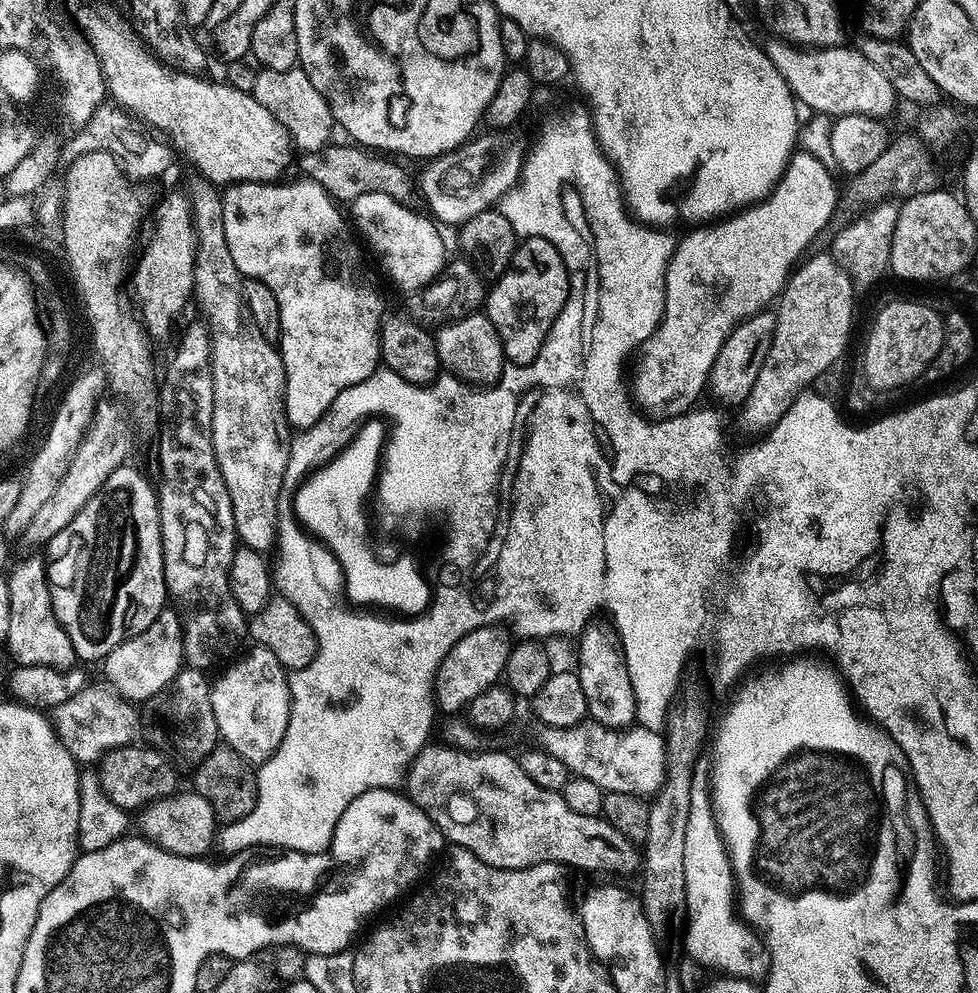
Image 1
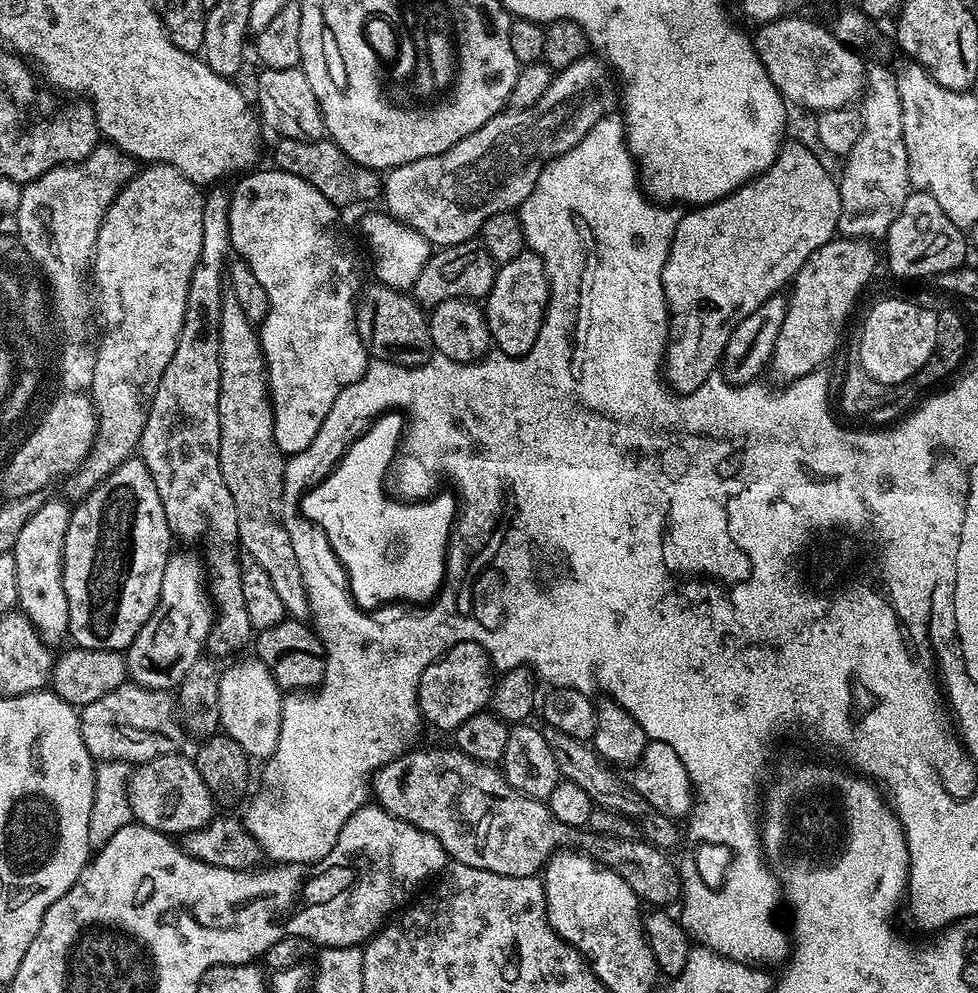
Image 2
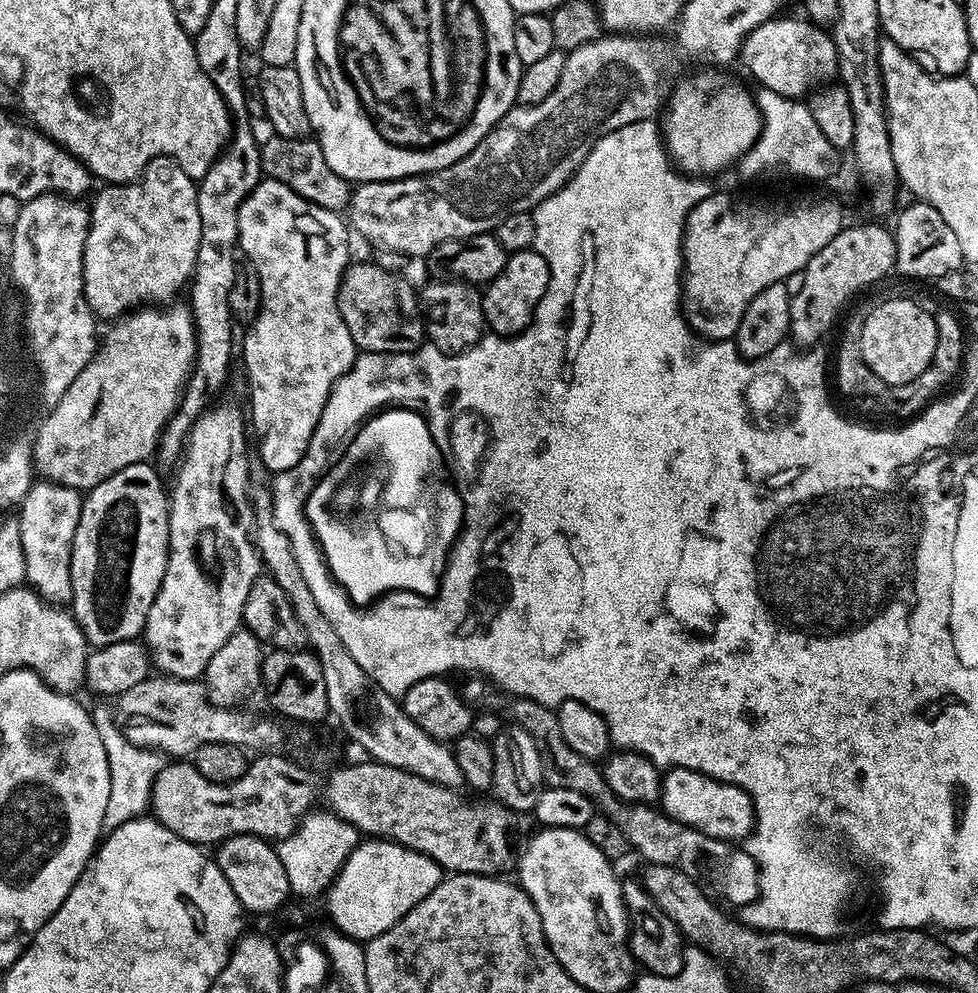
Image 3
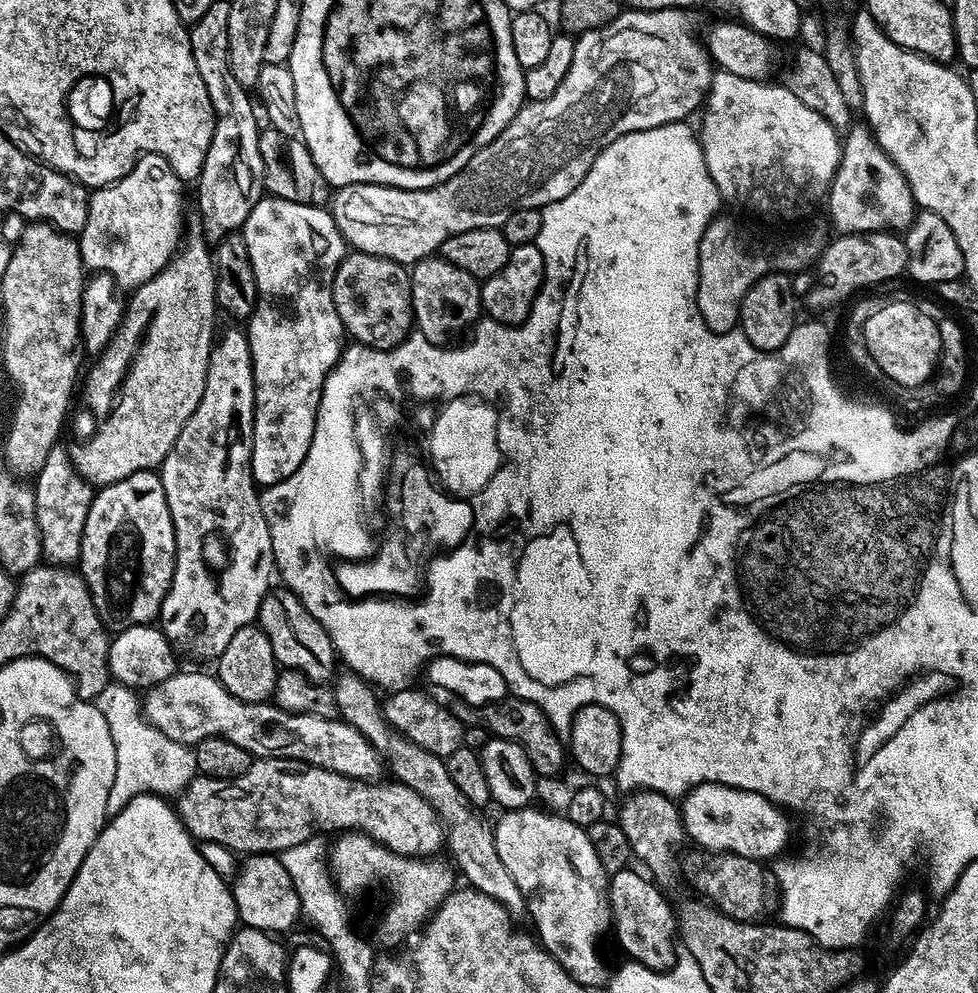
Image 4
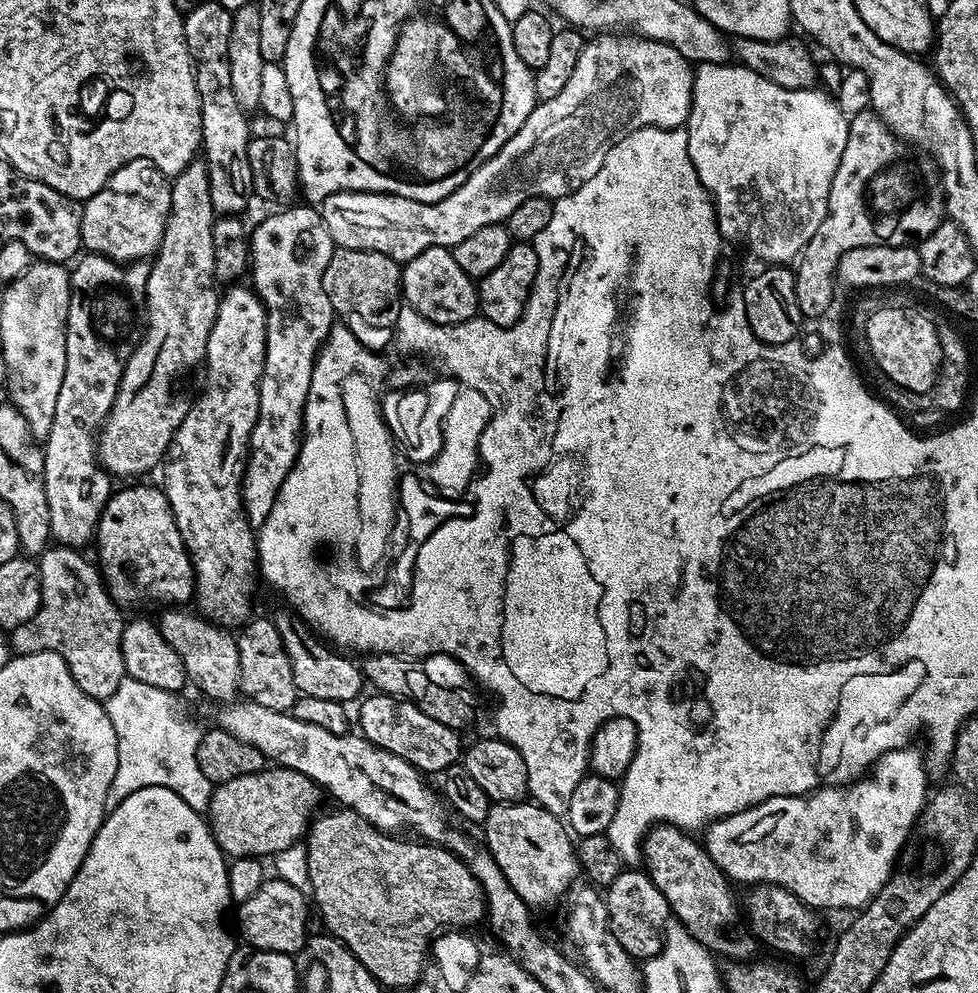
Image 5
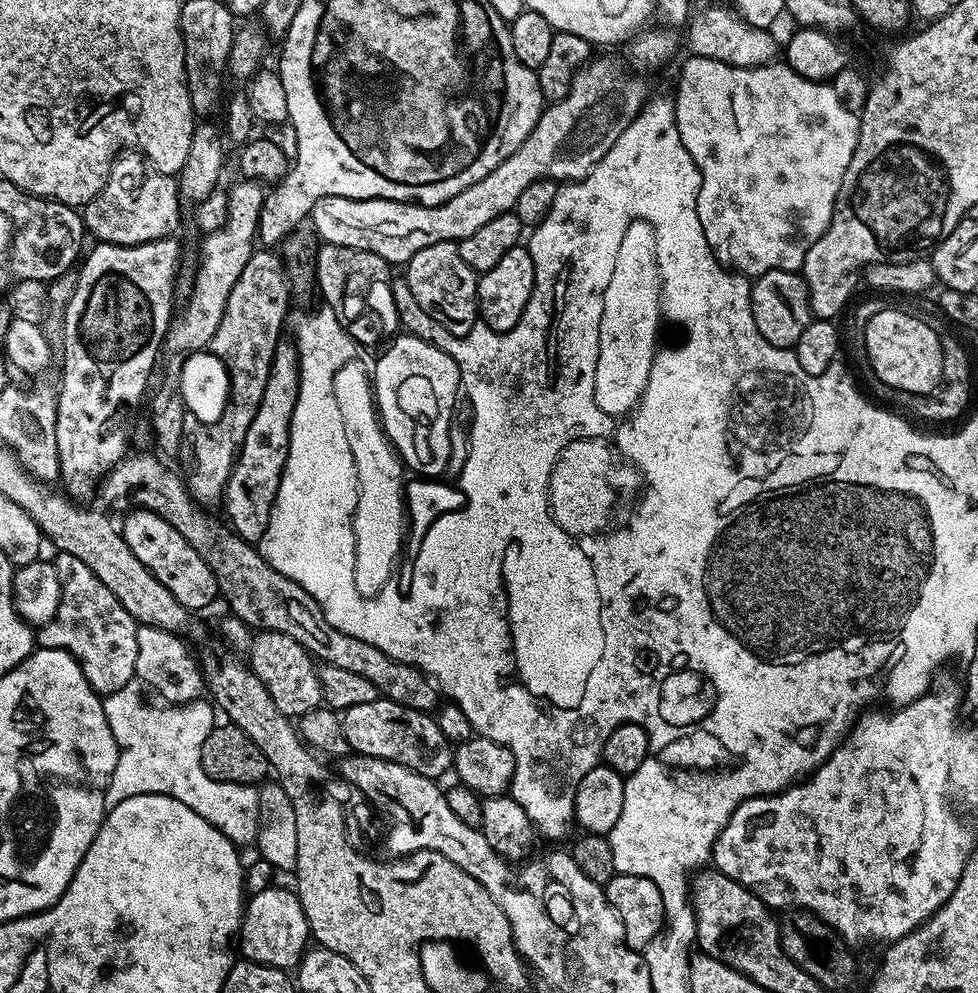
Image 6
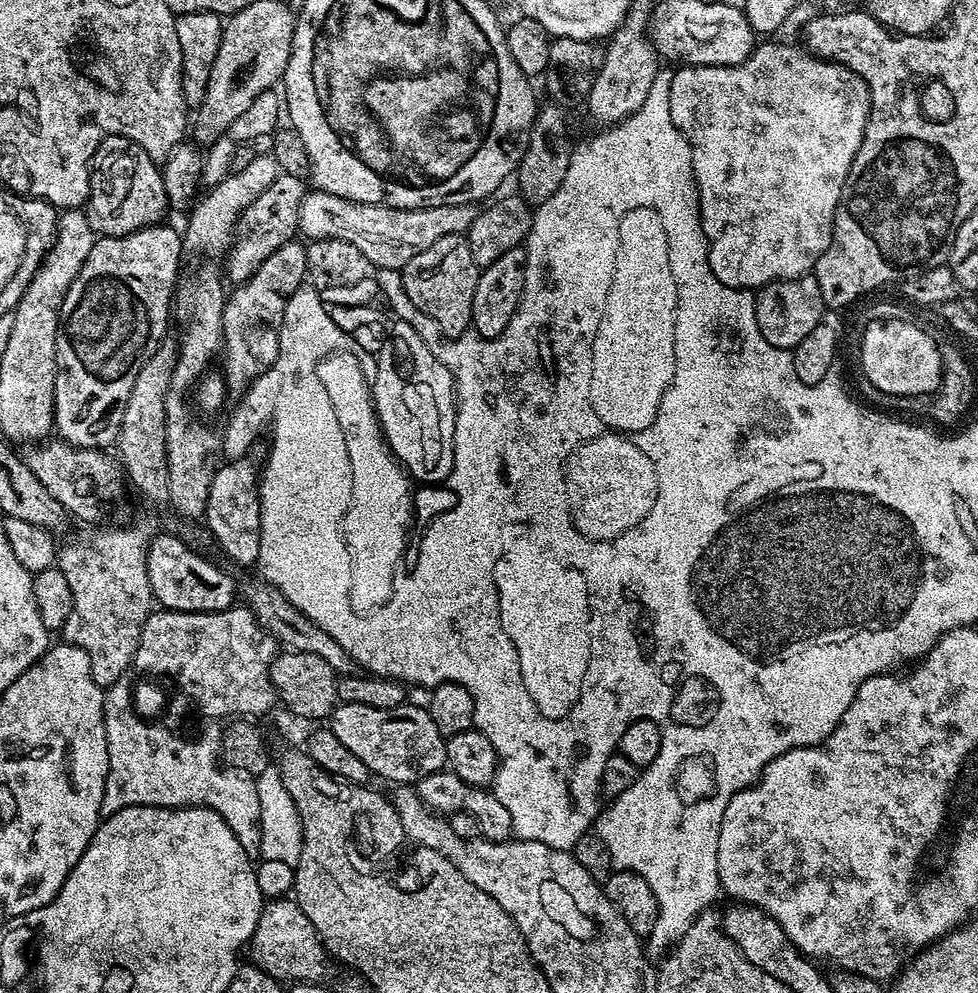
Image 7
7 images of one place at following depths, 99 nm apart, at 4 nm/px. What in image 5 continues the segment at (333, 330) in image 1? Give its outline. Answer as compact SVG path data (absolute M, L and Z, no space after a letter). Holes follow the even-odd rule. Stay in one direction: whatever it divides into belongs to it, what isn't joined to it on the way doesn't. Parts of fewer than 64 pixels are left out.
M312 206L303 207L288 208L285 212L276 212L273 216L266 217L256 229L251 229L250 232L250 277L252 276L250 284L256 295L260 297L260 301L264 304L264 313L268 316L266 318L266 358L264 359L264 373L260 379L260 413L256 419L252 437L248 440L248 459L244 465L244 479L242 481L244 512L248 515L248 520L252 523L253 529L256 530L260 529L266 522L266 518L274 506L274 498L278 498L278 490L282 486L286 474L290 474L290 470L296 461L296 455L300 453L300 441L304 432L304 407L306 406L306 398L310 390L310 374L314 370L314 362L316 361L316 356L320 353L320 347L327 340L328 331L331 330L334 323L334 313L330 306L330 298L326 298L326 290L324 289L326 266L332 257L334 245L324 225L324 218L319 211Z

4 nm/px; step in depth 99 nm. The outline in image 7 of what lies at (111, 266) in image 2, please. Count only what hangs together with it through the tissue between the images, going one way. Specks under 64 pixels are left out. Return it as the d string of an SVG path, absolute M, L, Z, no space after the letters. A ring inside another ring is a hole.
M128 146L125 152L112 156L100 169L91 173L88 181L88 202L86 215L92 231L97 237L125 236L137 232L140 228L150 228L153 224L161 223L165 218L164 211L170 208L168 191L164 189L164 178L157 161L152 160L140 148Z

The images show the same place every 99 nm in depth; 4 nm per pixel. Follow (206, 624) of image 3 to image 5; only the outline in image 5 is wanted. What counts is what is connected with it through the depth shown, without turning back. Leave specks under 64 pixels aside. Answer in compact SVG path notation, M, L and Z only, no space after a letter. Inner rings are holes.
M232 286L220 297L218 318L208 339L208 377L204 380L204 393L196 405L189 407L184 420L174 434L168 455L163 461L164 497L170 502L182 542L192 557L196 571L195 603L207 619L221 626L240 626L249 619L252 608L252 591L258 584L257 533L244 512L242 481L244 465L248 459L248 440L260 413L260 379L266 358L266 318L264 304L251 287Z

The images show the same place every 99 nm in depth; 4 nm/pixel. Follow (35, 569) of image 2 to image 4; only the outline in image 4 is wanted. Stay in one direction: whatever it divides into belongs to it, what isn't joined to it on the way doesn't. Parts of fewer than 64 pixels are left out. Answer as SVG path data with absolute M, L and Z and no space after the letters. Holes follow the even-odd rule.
M55 446L46 454L46 462L42 462L34 477L34 491L43 559L57 566L75 565L80 559L82 530L86 526L86 514L90 514L94 488L76 472L67 447Z

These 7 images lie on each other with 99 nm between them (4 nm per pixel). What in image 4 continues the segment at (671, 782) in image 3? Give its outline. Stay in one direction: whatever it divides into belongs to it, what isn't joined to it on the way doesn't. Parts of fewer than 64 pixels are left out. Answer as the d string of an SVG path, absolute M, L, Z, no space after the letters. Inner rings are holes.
M700 784L684 793L680 804L684 830L687 839L696 843L693 845L708 852L728 852L757 862L771 861L783 853L780 851L788 844L788 820L784 815L785 809L770 803L767 796L727 788L725 784Z

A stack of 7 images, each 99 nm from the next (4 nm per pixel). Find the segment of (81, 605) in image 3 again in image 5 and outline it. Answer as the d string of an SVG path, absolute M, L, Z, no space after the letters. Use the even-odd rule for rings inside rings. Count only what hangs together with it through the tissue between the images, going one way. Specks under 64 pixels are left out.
M136 482L133 488L113 491L108 504L102 510L100 521L96 523L94 545L100 555L98 571L104 587L112 596L115 604L144 604L147 600L157 600L160 606L184 606L193 599L196 590L196 571L192 569L192 557L182 542L182 534L176 525L172 507L159 487Z

